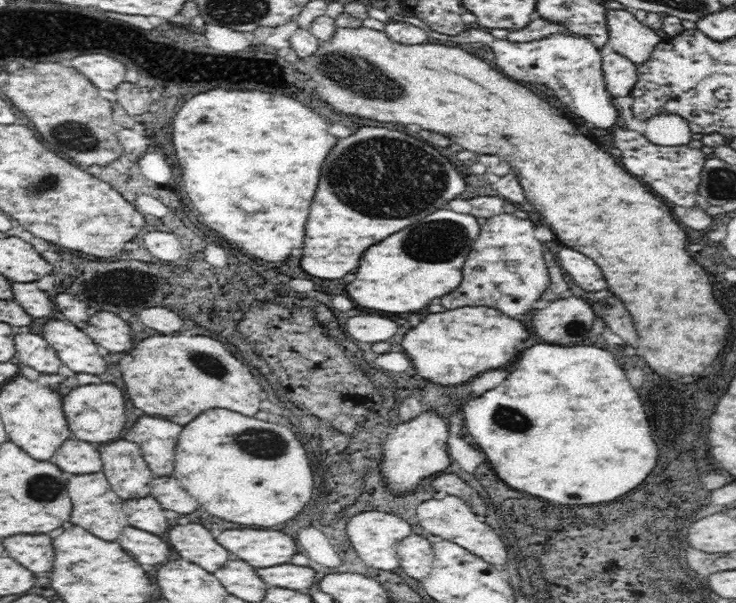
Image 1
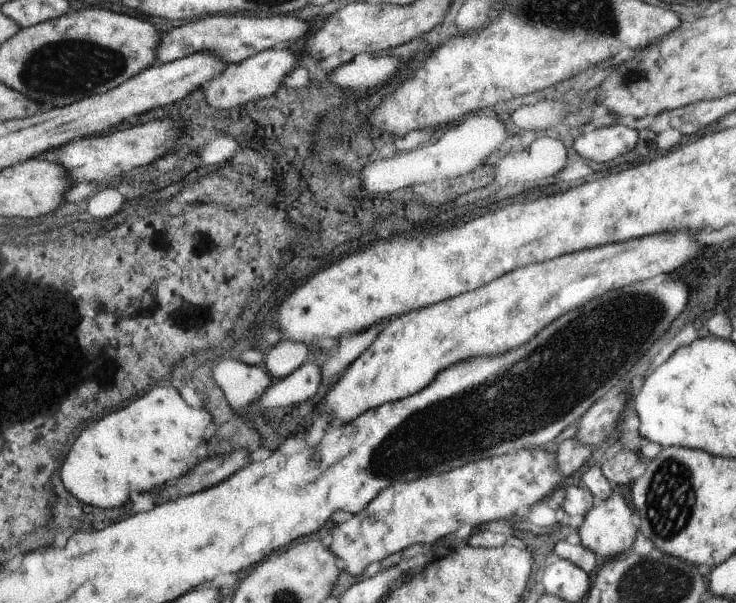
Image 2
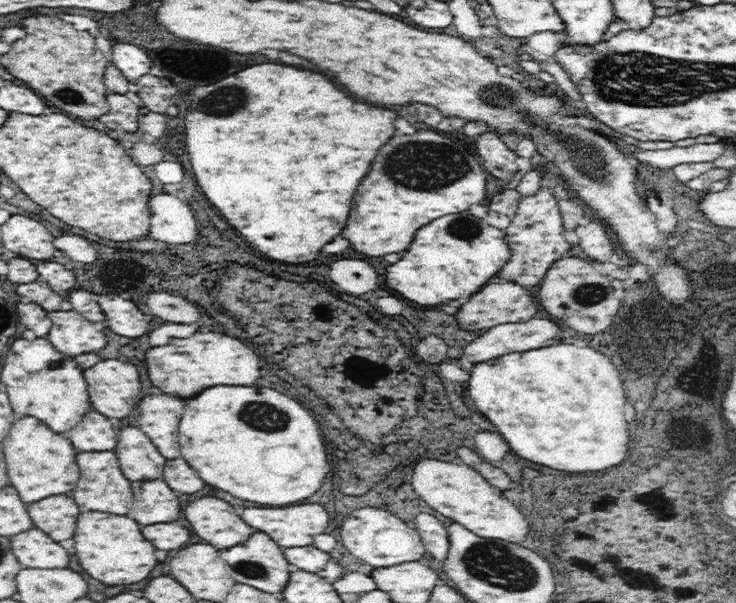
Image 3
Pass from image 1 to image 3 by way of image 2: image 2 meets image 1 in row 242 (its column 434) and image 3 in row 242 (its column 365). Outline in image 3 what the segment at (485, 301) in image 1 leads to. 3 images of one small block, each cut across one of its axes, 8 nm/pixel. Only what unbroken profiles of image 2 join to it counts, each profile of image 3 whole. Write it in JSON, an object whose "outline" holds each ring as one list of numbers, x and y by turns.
{"outline":[[540,190,536,196,526,196,518,202,518,212,510,226,506,228,506,244,510,250,510,260,498,272,498,278,524,286,526,290,542,286,550,266,566,256,570,256,570,244,564,240,564,222,558,202,550,194,552,190]]}

